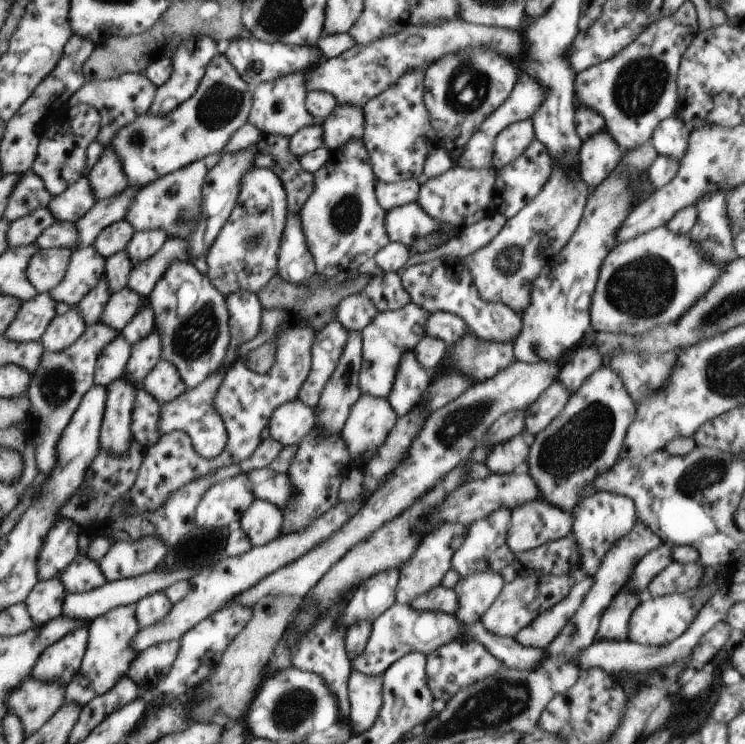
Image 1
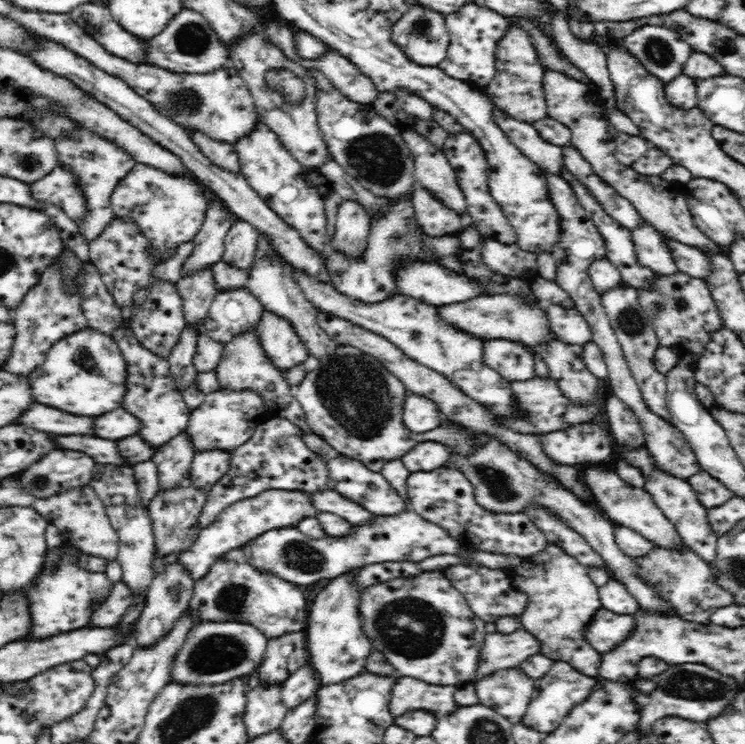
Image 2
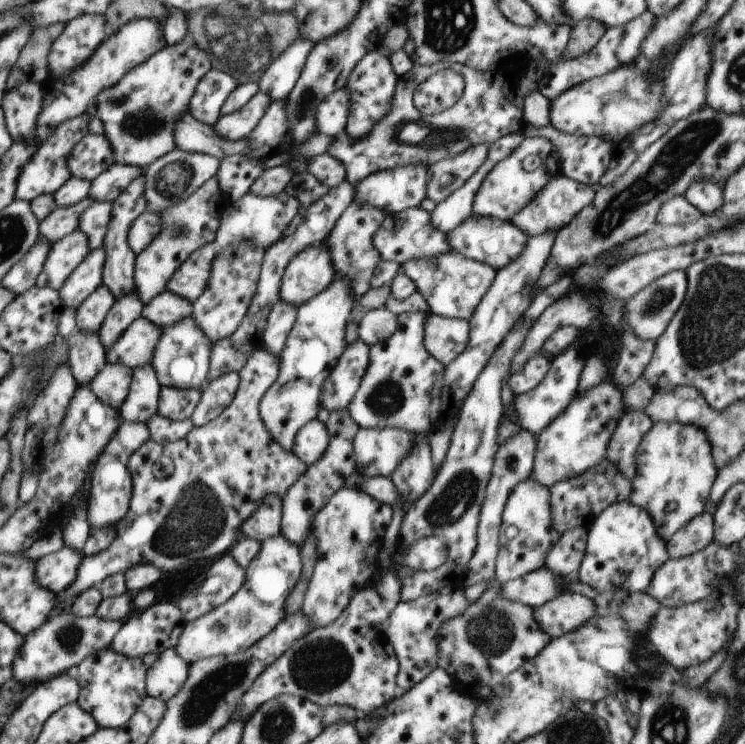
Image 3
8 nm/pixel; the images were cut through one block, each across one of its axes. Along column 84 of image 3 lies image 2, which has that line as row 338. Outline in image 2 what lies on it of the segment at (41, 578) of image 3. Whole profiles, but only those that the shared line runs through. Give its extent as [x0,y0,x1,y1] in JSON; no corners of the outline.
[541,337,600,404]

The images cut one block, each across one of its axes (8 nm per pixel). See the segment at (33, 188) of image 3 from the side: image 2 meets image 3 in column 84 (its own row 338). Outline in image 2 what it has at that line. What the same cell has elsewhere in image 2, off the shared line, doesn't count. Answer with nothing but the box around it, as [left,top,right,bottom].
[112,317,192,448]

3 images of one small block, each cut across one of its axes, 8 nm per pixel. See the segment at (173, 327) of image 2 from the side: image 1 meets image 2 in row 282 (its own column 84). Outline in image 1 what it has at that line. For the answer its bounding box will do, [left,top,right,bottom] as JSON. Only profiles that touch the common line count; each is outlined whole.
[31,103,101,197]

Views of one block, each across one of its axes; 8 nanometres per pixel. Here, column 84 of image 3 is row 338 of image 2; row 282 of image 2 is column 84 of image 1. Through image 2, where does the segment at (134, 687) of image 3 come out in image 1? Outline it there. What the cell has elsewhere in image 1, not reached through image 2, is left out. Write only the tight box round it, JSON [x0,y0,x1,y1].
[64,605,138,707]

